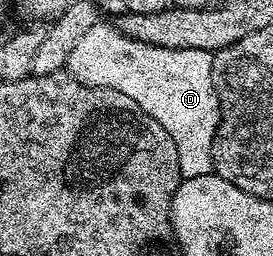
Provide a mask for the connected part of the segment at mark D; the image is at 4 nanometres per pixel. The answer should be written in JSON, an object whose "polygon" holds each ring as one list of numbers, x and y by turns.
{"polygon":[[99,21,71,50,66,70,91,87,118,89,130,101,138,101,174,141,178,167,184,179,213,174,212,150,220,124,220,102,212,76,213,52,202,49,170,49,132,40,116,25]]}

